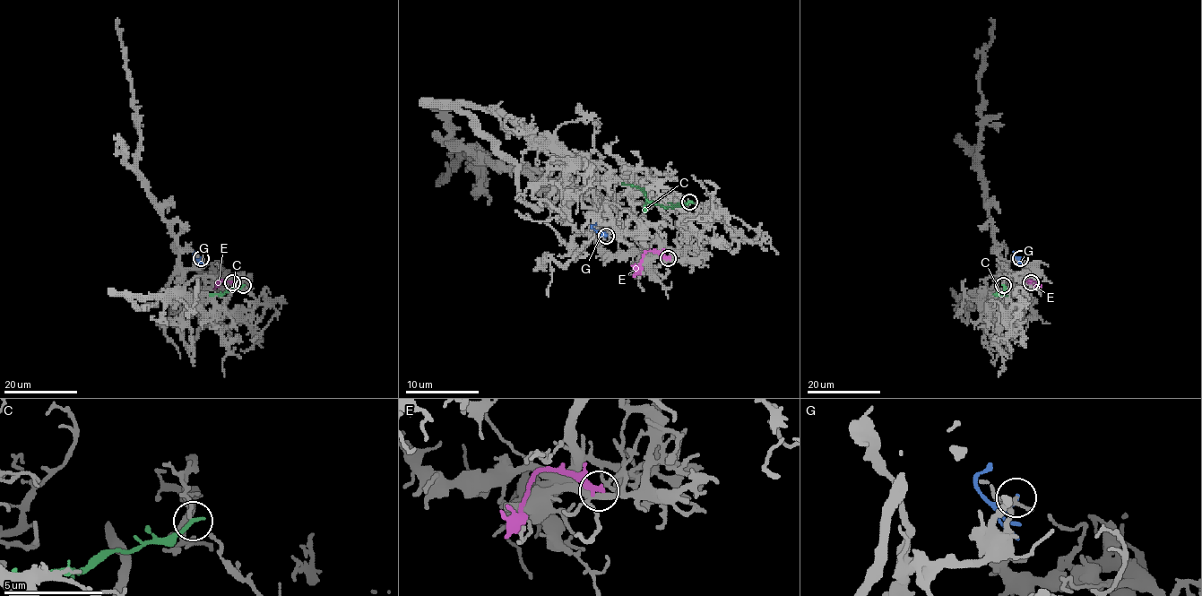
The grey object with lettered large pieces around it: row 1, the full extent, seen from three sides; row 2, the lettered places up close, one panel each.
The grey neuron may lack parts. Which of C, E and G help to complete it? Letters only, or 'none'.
G

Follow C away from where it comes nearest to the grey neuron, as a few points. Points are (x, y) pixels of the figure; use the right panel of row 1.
C: (1002, 285), (1005, 289), (1001, 294), (993, 294)

